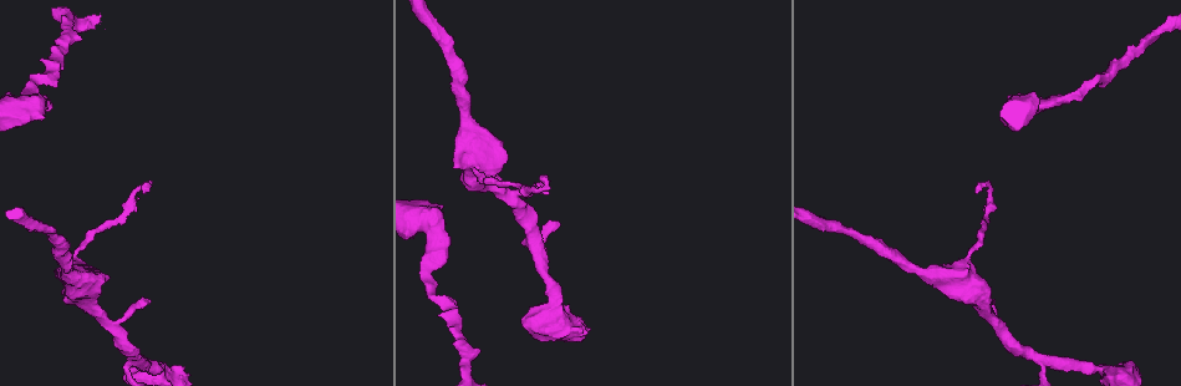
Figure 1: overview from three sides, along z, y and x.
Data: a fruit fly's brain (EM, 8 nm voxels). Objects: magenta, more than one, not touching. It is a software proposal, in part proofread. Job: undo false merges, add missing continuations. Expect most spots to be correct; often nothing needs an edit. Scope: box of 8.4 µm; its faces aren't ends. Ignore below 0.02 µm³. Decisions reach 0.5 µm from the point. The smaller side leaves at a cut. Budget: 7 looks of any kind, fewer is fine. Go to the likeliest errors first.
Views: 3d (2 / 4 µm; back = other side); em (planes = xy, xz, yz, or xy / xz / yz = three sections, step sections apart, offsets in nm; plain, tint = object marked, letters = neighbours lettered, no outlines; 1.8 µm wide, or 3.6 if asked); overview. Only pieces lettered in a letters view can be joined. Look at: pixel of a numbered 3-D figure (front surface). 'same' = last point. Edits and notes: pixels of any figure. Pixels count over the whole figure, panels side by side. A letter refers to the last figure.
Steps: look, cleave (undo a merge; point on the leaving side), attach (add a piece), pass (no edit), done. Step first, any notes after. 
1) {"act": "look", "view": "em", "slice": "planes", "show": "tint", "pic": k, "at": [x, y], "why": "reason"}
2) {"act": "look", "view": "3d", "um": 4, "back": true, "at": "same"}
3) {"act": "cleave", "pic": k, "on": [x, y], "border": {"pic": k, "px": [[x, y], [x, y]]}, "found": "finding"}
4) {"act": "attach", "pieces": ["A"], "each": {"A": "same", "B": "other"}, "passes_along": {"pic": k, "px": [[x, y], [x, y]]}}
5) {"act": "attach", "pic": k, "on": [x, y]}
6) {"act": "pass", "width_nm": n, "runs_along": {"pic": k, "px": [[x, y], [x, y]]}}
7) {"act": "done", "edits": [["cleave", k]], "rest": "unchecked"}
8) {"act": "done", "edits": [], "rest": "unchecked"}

{"act": "look", "view": "3d", "um": 2, "pic": 1, "at": [978, 192], "why": "end of a long branch"}

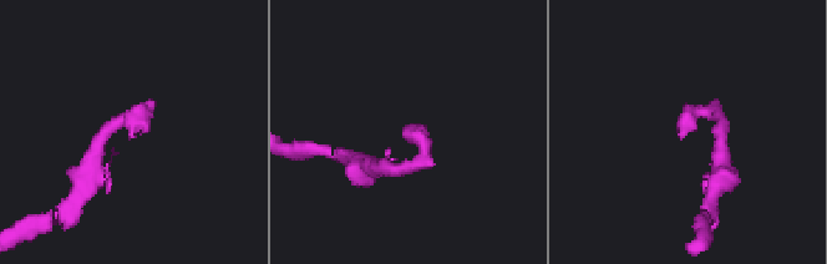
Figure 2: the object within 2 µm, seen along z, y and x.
{"act": "look", "view": "em", "um": 3.6, "slice": "planes", "show": "letters", "pic": 2, "at": [681, 140], "why": "need the tissue"}

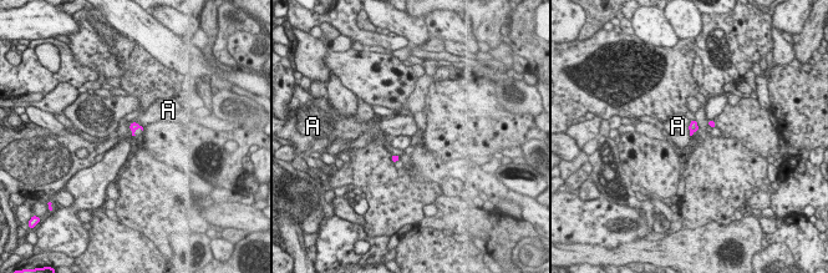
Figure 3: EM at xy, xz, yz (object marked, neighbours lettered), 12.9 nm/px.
{"act": "pass", "longest_contact_nm": ["A", 220], "each": {"A": "other"}, "border": {"pic": 3, "px": [[128, 125], [137, 122], [143, 127]]}, "found": "no lettered piece goes on from it"}

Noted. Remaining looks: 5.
{"act": "look", "view": "em", "slice": "planes", "show": "letters", "pic": 1, "at": [995, 299], "why": "thin end"}

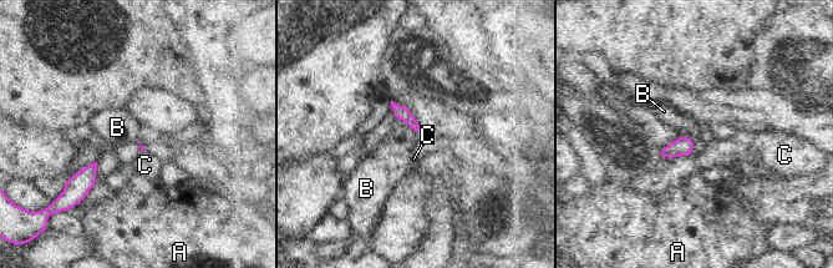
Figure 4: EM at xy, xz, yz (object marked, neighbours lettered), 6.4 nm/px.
{"act": "pass", "longest_contact_nm": ["C", 220], "each": {"A": "other", "B": "other", "C": "other"}, "found": "none of them fits"}

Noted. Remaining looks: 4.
{"act": "look", "view": "em", "slice": "planes", "show": "tint", "pic": 1, "at": [438, 242], "why": "calibre changes"}

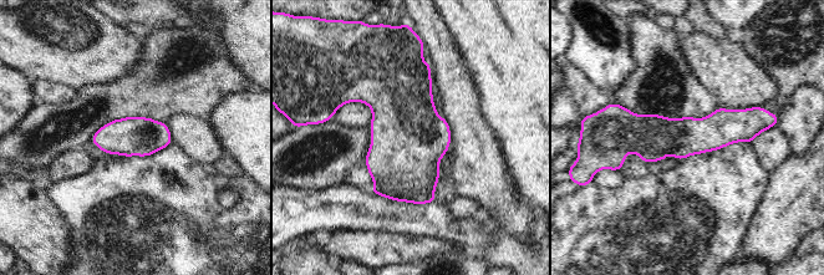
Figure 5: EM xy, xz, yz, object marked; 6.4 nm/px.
{"act": "look", "view": "em", "slice": "planes", "show": "letters", "at": "same", "why": "what lies round it"}

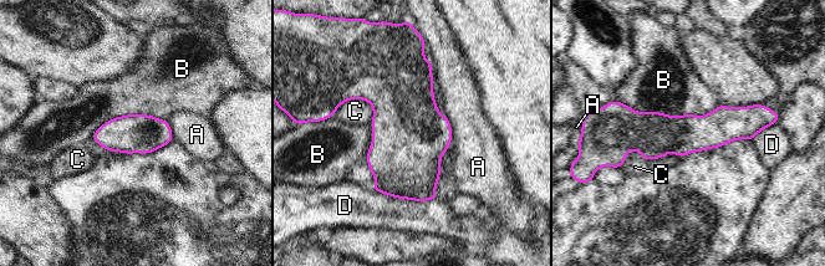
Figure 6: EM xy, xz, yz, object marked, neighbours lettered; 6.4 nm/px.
{"act": "pass", "width_nm": 260, "each": {"A": "other", "B": "other", "C": "other", "D": "other"}, "border": {"pic": 6, "px": [[614, 98], [673, 116], [719, 105]]}, "found": "all the same neuron"}

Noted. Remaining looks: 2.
{"act": "done", "edits": [], "rest": "unchecked"}

